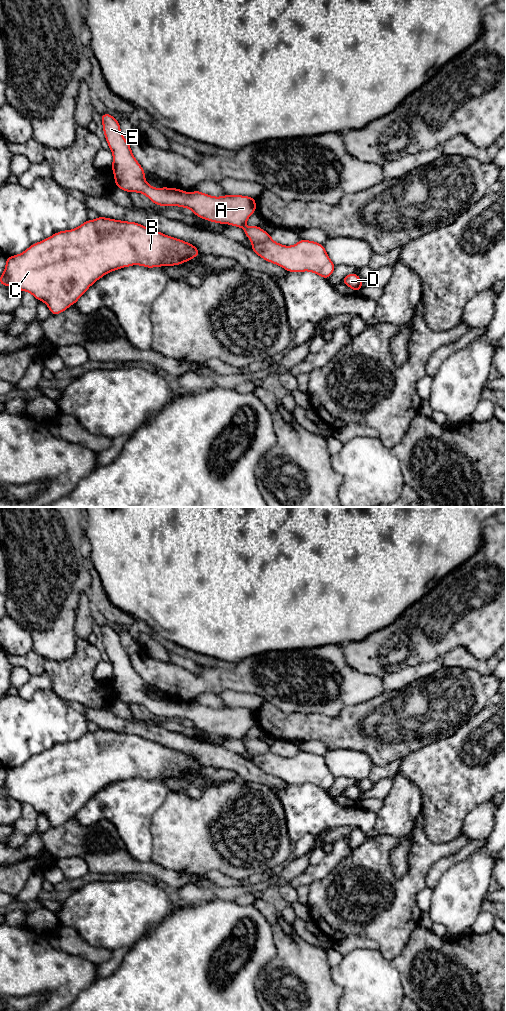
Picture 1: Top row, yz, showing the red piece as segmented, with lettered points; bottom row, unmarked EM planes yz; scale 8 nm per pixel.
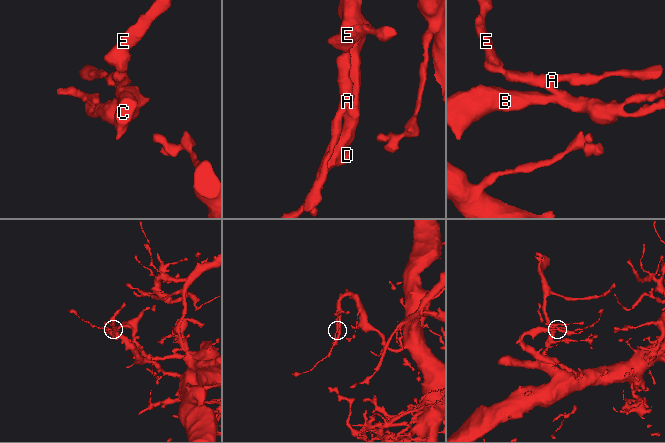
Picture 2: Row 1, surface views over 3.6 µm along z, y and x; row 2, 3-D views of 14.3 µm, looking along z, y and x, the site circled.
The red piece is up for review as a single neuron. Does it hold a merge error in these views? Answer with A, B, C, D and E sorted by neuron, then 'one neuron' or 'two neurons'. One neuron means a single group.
groups A B C D E; one neuron

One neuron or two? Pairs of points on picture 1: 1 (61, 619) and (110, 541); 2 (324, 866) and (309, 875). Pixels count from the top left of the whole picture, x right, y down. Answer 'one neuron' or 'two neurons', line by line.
1: two neurons
2: one neuron

